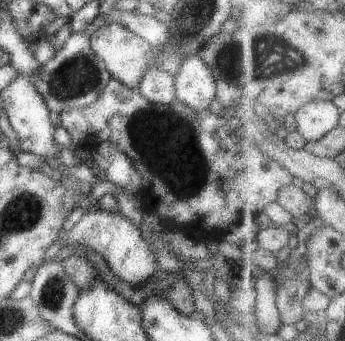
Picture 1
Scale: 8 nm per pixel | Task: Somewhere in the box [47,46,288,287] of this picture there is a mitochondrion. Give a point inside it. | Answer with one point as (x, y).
(166, 144)

